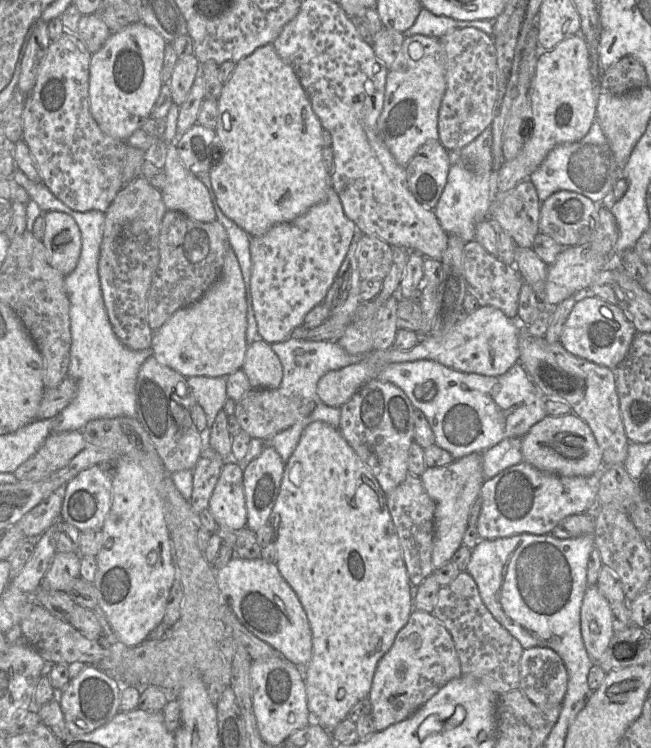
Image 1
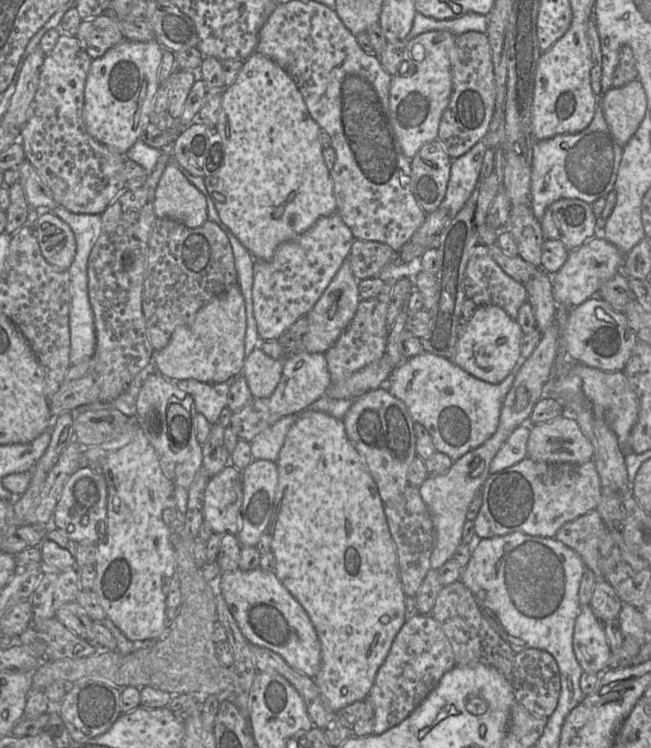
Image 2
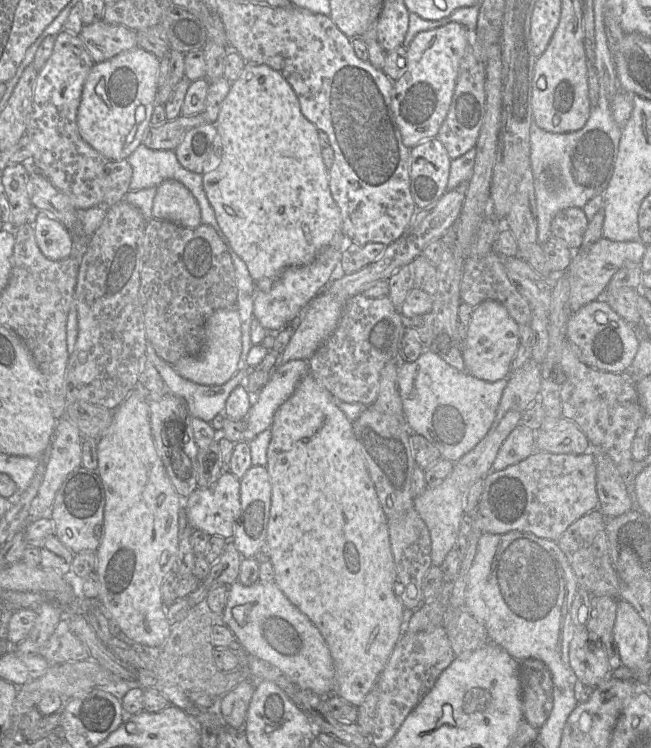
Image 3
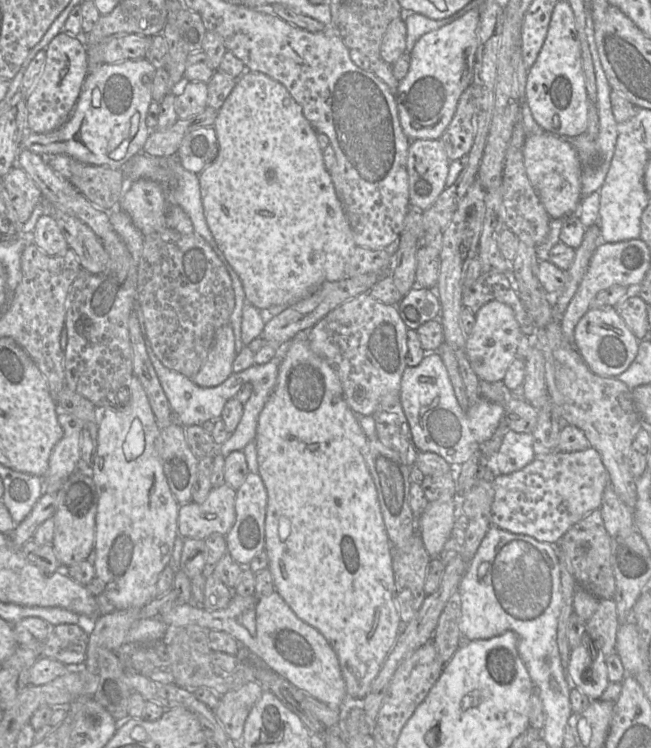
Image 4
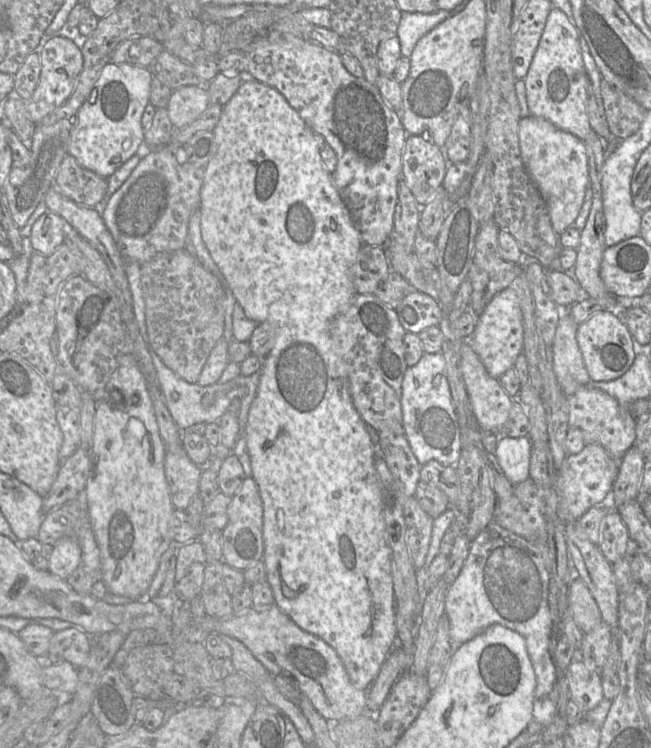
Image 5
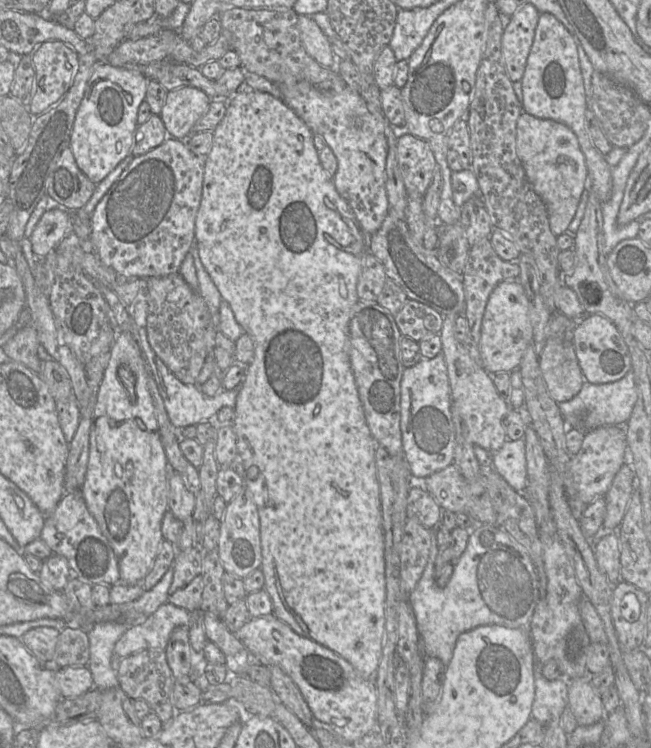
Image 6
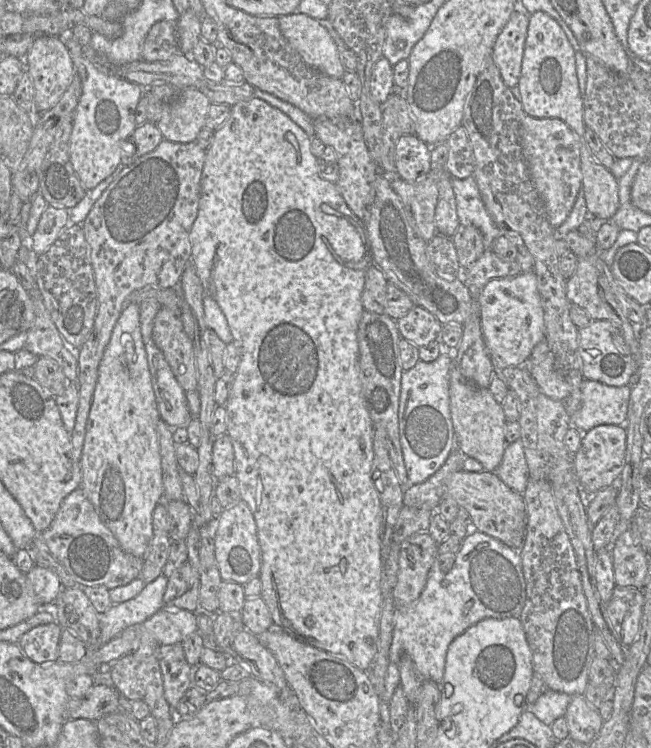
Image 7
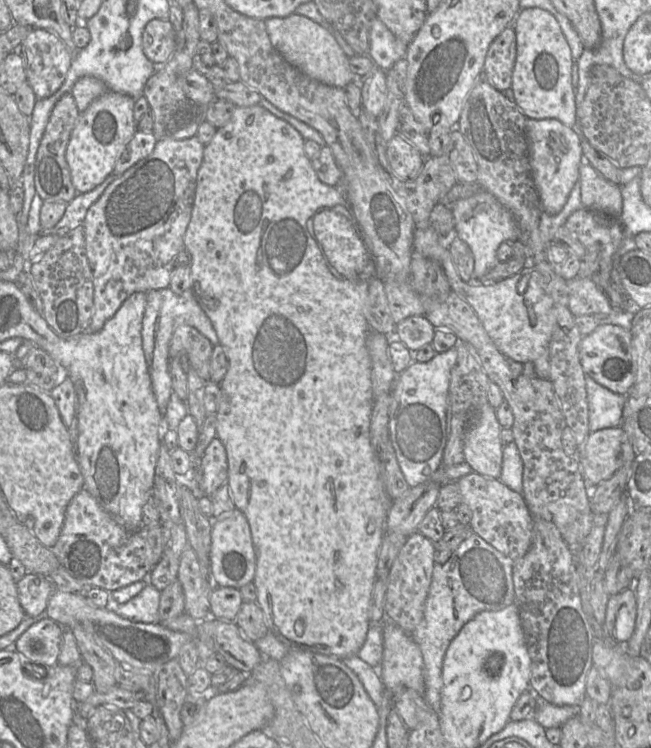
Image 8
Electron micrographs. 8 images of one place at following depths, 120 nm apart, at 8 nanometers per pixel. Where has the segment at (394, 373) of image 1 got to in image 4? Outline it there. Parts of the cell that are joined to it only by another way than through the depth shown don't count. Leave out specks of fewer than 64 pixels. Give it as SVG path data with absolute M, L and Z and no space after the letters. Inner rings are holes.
M426 351L417 366L406 366L401 378L400 401L416 449L441 456L452 469L460 469L479 450L481 444L493 436L505 414L502 404L482 397L468 410L463 410L457 402L448 371L437 351Z

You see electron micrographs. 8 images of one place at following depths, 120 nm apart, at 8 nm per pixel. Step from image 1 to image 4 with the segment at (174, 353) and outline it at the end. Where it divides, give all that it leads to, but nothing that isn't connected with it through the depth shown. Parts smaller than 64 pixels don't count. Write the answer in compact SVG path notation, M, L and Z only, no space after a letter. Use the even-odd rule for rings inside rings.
M231 324L220 327L208 357L199 372L190 378L200 387L215 387L223 383L232 373L236 357L235 336Z

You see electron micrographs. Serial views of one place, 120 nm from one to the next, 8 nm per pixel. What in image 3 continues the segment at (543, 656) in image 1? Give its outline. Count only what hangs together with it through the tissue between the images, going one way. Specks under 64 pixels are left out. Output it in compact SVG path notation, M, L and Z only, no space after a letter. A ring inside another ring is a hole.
M538 659L519 661L519 680L524 719L540 729L553 707L553 682L549 669Z

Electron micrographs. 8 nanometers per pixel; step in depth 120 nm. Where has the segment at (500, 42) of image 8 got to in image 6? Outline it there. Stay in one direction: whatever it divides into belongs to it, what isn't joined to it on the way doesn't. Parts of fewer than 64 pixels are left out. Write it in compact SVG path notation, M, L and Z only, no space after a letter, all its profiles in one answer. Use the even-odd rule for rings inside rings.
M527 2L510 18L504 18L502 54L512 82L521 81L524 75L540 14L533 4Z

